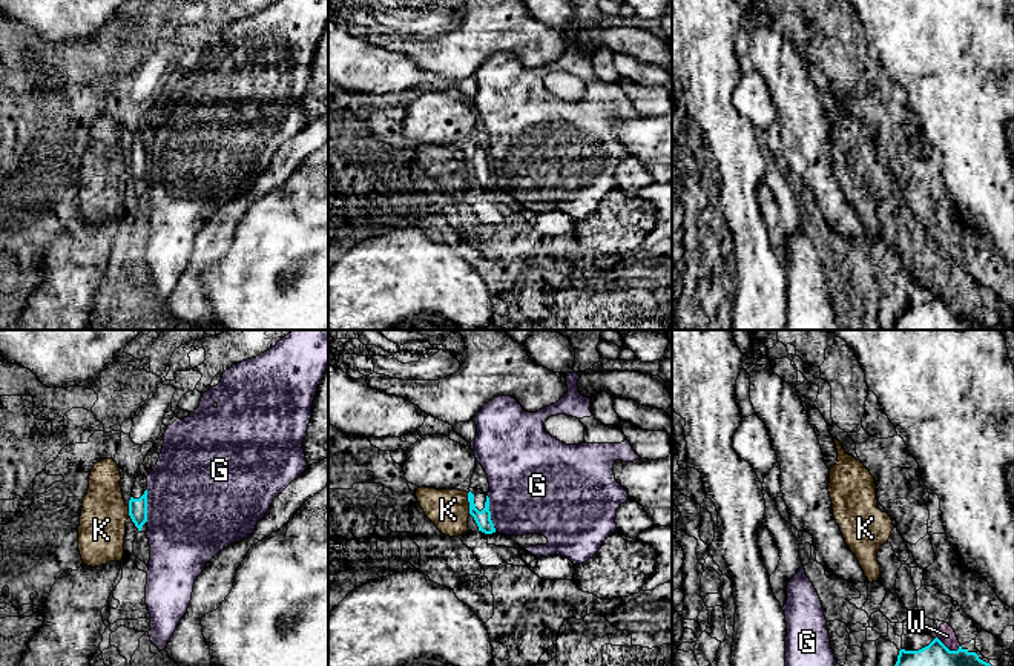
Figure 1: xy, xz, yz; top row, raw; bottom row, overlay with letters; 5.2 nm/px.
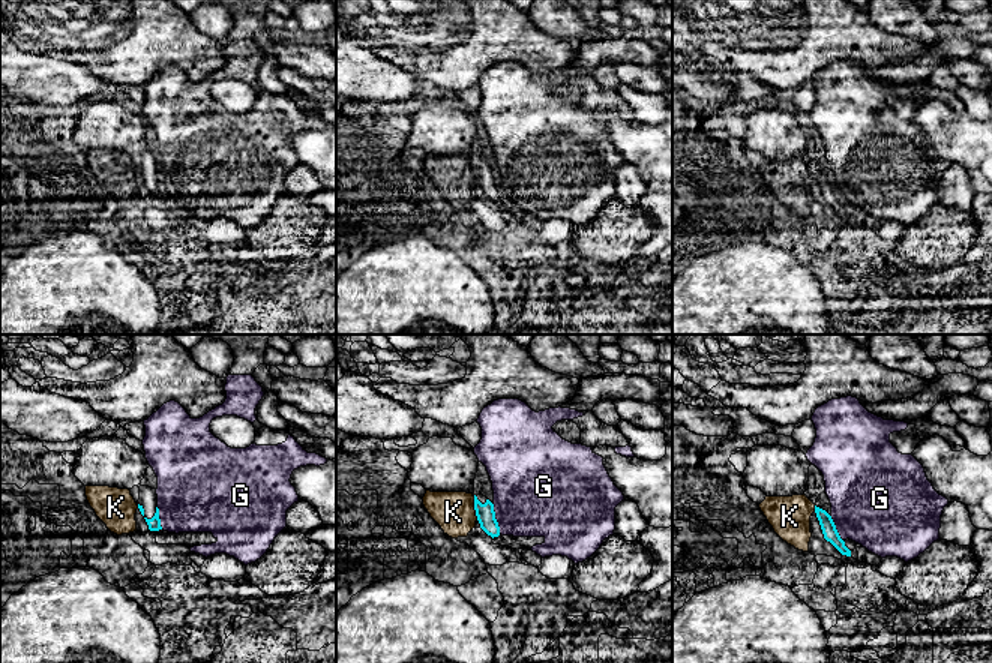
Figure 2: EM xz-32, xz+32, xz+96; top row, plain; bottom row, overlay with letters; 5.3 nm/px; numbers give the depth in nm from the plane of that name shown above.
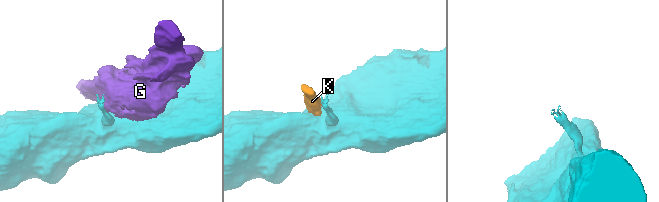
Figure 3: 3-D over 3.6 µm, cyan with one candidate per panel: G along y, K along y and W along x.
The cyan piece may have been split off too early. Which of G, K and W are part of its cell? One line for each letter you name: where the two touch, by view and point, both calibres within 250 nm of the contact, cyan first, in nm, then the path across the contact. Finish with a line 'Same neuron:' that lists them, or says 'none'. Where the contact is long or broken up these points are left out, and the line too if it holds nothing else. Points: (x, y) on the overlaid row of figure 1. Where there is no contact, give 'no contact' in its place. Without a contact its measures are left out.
Same neuron: none

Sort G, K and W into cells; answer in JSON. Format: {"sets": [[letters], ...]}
{"sets": [["G"], ["K", "W"]]}

